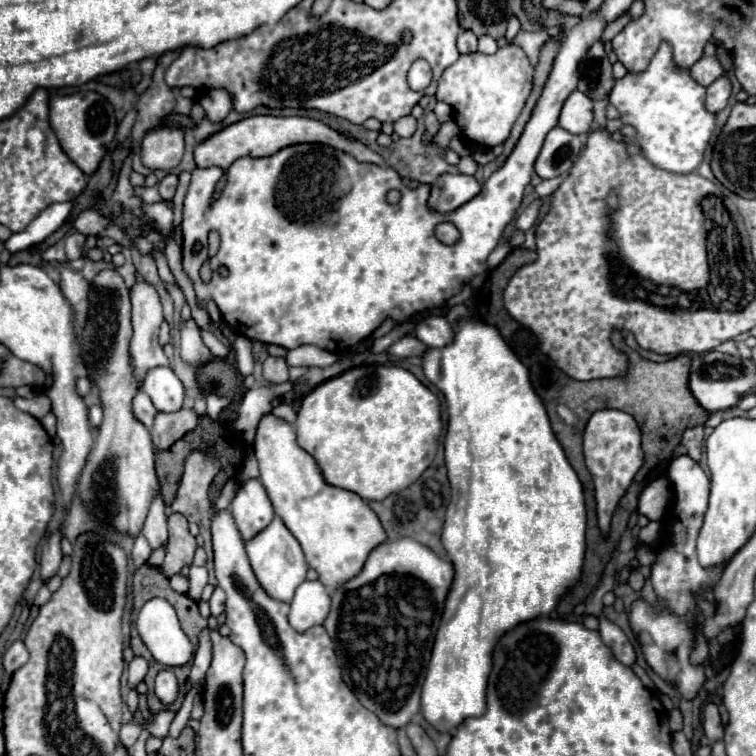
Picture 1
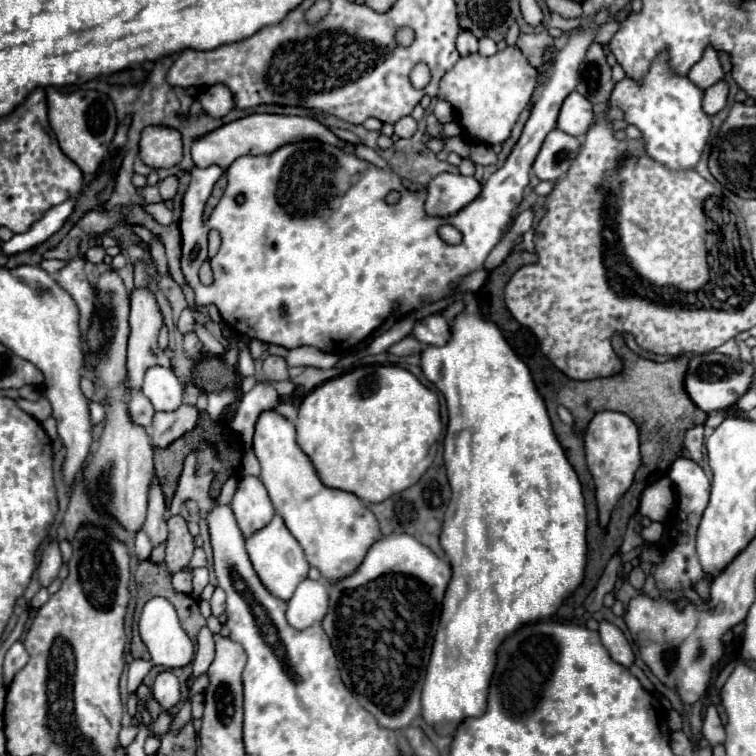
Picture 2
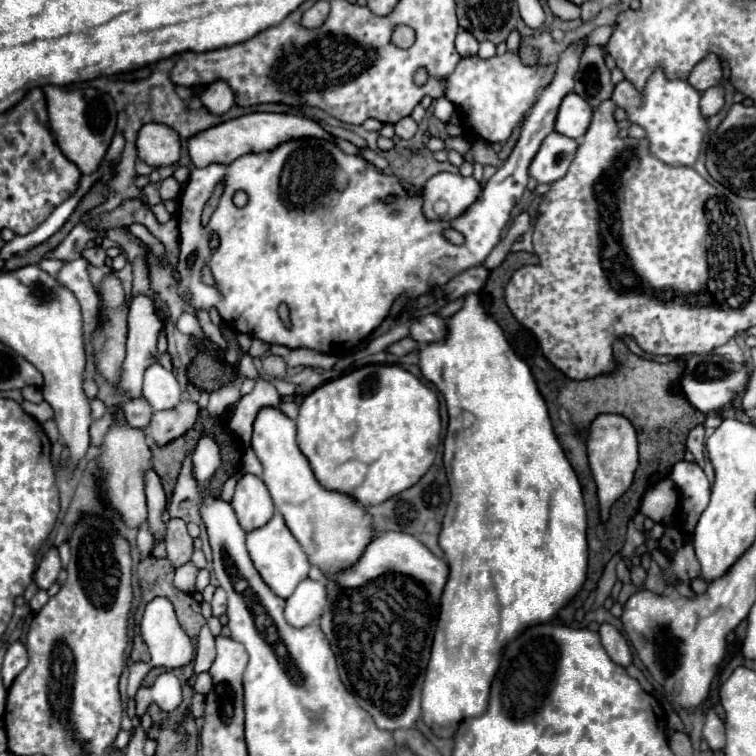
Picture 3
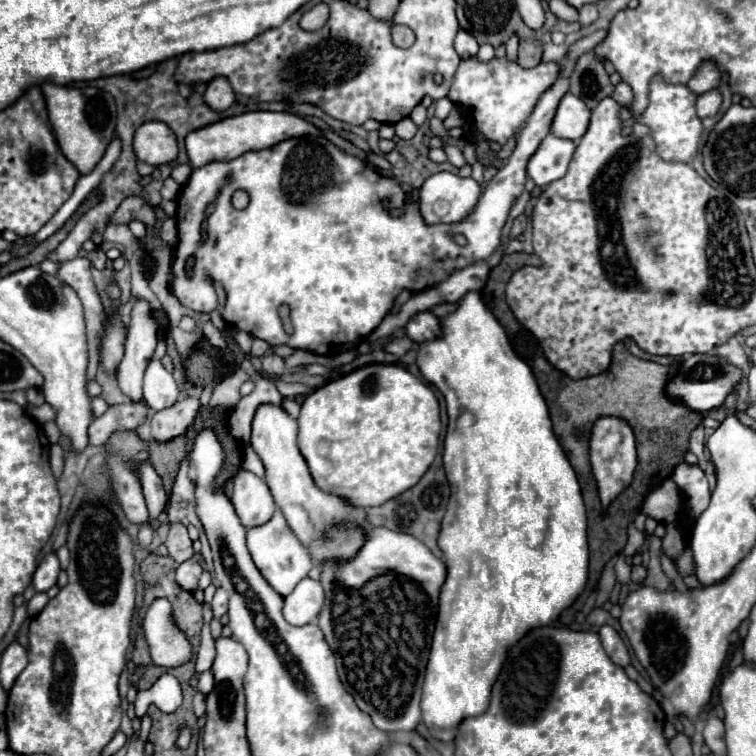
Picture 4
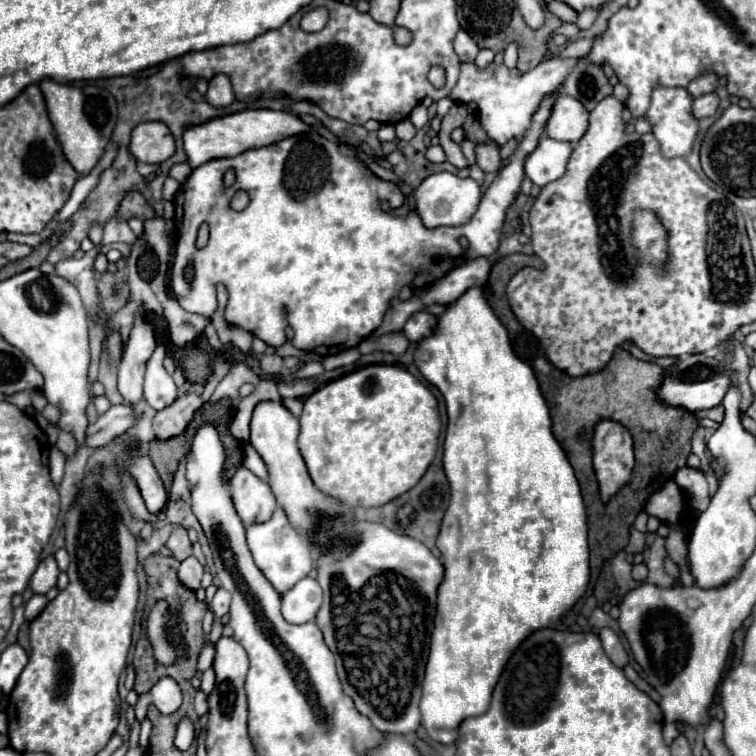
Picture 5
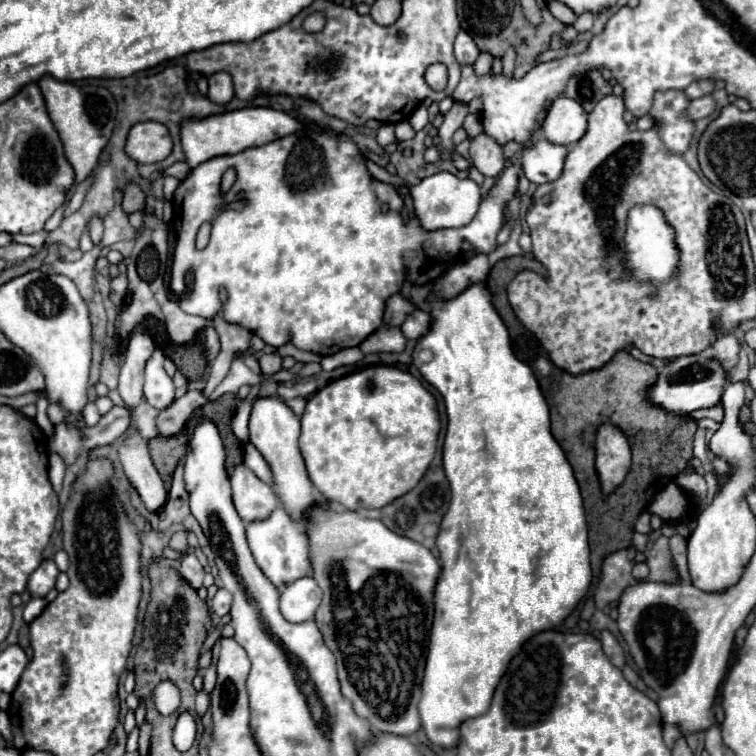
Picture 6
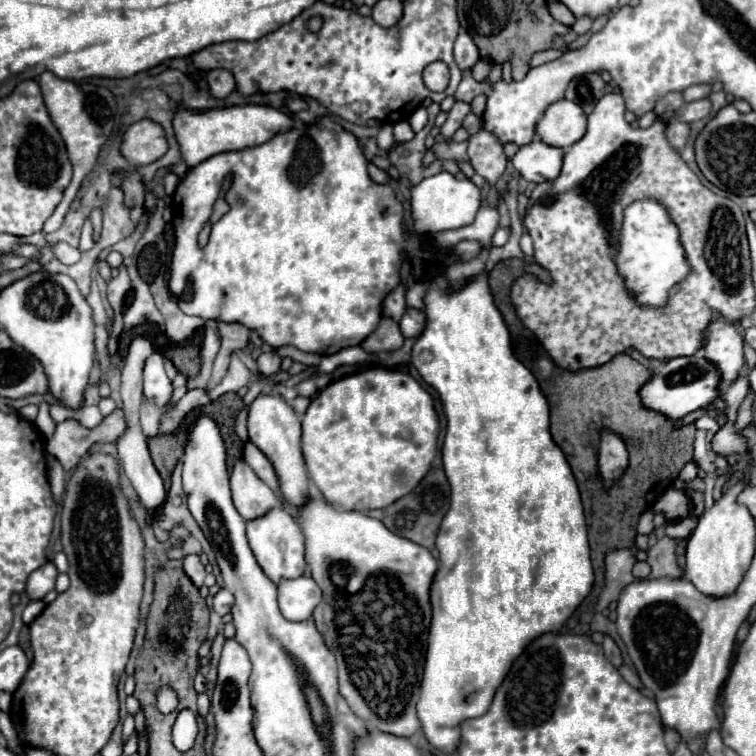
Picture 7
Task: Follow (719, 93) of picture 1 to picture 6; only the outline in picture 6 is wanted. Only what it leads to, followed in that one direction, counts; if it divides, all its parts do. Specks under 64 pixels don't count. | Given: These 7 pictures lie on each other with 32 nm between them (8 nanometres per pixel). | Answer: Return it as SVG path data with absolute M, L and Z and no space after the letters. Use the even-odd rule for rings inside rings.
M712 94L704 96L704 98L696 98L690 102L690 108L688 108L688 116L692 120L700 120L704 116L710 116L714 112L714 106L716 106L716 100L712 98Z

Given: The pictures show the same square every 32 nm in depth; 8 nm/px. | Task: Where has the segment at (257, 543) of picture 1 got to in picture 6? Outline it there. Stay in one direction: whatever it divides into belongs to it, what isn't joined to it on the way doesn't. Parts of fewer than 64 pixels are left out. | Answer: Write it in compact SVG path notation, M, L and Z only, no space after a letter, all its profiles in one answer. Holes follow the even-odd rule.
M276 508L268 520L258 520L248 524L246 536L256 564L278 590L296 582L298 578L304 578L310 572L308 538L302 532L300 524L292 524L292 518L288 516L288 512L284 512L284 508Z

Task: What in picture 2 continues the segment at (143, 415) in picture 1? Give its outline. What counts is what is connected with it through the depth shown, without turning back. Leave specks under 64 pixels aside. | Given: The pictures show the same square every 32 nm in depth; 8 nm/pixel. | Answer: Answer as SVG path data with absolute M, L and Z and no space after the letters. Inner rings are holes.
M136 392L130 400L130 416L136 424L144 426L144 428L150 428L152 424L152 416L154 416L154 406L150 404L150 400L142 394L142 392Z

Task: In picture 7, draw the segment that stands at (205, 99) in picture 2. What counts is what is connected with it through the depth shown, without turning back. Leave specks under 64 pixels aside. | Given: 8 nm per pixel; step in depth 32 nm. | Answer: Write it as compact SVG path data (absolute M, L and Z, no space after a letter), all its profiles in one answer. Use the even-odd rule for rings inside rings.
M212 70L208 74L208 86L216 100L224 100L234 92L234 78L228 70Z

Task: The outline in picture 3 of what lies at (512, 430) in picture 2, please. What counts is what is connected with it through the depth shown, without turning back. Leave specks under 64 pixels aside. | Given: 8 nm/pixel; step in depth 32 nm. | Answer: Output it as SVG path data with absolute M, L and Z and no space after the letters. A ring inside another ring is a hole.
M468 294L464 298L464 306L458 314L450 318L448 324L448 338L442 344L424 344L420 348L420 370L426 380L434 382L434 386L444 394L446 406L448 406L448 430L444 438L444 468L446 476L450 482L452 498L448 502L448 510L442 522L442 532L440 532L440 548L446 554L446 562L450 566L450 578L444 586L442 594L442 604L440 604L440 618L438 618L438 628L436 636L432 642L432 654L430 662L426 668L426 680L422 688L422 720L432 728L432 732L440 738L450 738L454 736L458 724L466 716L480 716L486 706L488 706L488 692L490 684L496 676L496 668L500 664L500 648L512 640L512 636L518 636L528 624L544 624L550 622L558 610L576 596L576 592L582 588L586 580L586 564L588 564L588 544L586 544L586 508L582 500L582 490L576 472L572 470L570 462L566 460L566 454L562 446L558 444L556 434L552 432L552 422L548 418L546 402L540 396L536 382L530 374L530 368L526 362L522 362L510 344L504 338L502 328L484 312L480 300L476 294Z

